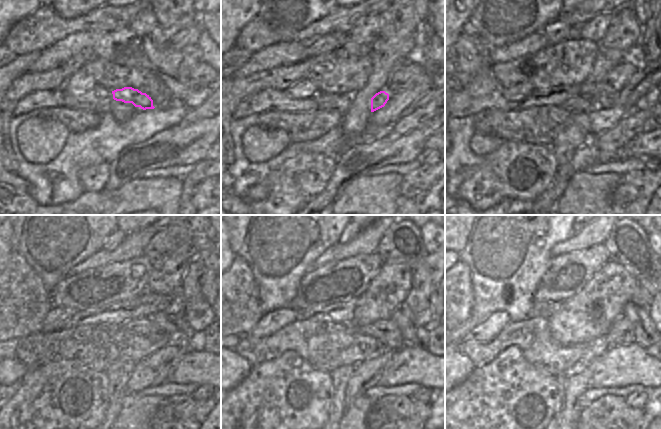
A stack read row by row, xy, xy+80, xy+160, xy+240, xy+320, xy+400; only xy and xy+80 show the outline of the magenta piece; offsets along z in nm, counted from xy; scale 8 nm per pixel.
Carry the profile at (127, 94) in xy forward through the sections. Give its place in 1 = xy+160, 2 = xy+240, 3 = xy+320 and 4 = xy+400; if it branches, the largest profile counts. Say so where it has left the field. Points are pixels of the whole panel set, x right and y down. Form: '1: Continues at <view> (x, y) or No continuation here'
1: Continues at xy+160 (605, 100)
2: Continues at xy+240 (172, 321)
3: Continues at xy+320 (413, 334)
4: Continues at xy+400 (646, 334).

